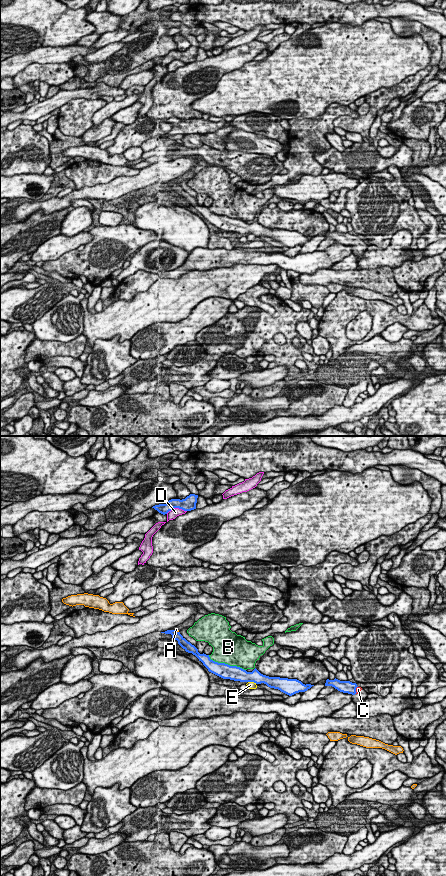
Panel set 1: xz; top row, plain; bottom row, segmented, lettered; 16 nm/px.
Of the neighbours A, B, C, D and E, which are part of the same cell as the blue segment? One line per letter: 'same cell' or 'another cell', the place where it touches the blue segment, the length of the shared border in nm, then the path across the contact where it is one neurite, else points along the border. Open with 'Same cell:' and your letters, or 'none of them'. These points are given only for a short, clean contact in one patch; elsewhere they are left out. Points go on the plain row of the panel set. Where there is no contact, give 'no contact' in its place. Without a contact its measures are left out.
Same cell: C
A: another cell; meets blue in xz at (176, 183); contact 90 nm long
B: another cell; meets blue in xz at (226, 216); contact 650 nm long
C: same cell; meets blue in xz at (355, 242); contact 130 nm long
D: another cell; meets blue in xz at (176, 59); contact 340 nm long
E: another cell; meets blue in xz at (252, 233); contact 150 nm long; border along xz (248, 233), (256, 235)

